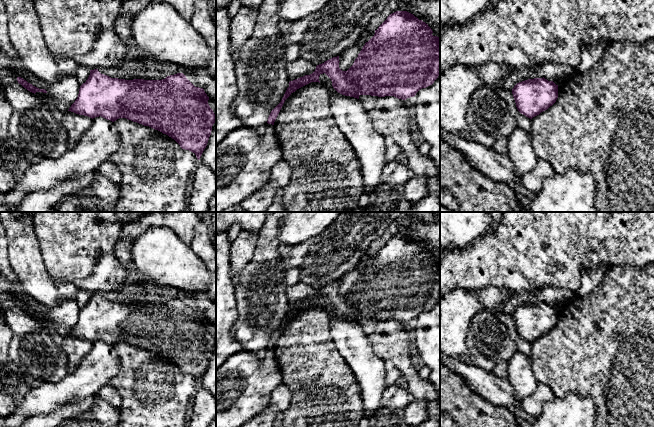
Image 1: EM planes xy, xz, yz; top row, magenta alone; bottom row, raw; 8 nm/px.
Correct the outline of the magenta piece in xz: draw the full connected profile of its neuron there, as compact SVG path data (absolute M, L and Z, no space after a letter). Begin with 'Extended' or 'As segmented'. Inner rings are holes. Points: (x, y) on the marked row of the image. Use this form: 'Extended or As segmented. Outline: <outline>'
As segmented. Outline: M396 11L375 30L374 36L365 43L347 70L339 68L339 56L333 57L316 66L315 71L289 82L281 102L271 111L268 124L274 122L285 100L297 89L311 83L319 82L319 76L325 73L332 81L333 88L340 94L359 99L360 95L378 97L394 96L406 100L434 83L440 75L440 37L433 36L432 29L407 11Z

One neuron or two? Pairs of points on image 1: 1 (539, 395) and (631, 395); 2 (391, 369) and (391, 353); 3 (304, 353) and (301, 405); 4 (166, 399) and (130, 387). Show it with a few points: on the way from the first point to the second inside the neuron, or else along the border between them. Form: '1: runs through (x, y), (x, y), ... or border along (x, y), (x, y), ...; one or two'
1: border along (539, 382), (545, 383), (556, 396); two
2: border along (385, 360), (390, 360), (402, 373); two
3: runs through (304, 366), (304, 392); one
4: runs through (157, 395), (149, 387), (139, 387); one

